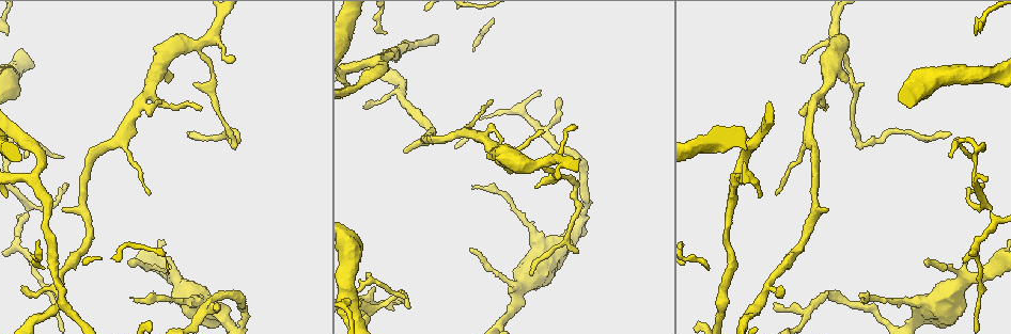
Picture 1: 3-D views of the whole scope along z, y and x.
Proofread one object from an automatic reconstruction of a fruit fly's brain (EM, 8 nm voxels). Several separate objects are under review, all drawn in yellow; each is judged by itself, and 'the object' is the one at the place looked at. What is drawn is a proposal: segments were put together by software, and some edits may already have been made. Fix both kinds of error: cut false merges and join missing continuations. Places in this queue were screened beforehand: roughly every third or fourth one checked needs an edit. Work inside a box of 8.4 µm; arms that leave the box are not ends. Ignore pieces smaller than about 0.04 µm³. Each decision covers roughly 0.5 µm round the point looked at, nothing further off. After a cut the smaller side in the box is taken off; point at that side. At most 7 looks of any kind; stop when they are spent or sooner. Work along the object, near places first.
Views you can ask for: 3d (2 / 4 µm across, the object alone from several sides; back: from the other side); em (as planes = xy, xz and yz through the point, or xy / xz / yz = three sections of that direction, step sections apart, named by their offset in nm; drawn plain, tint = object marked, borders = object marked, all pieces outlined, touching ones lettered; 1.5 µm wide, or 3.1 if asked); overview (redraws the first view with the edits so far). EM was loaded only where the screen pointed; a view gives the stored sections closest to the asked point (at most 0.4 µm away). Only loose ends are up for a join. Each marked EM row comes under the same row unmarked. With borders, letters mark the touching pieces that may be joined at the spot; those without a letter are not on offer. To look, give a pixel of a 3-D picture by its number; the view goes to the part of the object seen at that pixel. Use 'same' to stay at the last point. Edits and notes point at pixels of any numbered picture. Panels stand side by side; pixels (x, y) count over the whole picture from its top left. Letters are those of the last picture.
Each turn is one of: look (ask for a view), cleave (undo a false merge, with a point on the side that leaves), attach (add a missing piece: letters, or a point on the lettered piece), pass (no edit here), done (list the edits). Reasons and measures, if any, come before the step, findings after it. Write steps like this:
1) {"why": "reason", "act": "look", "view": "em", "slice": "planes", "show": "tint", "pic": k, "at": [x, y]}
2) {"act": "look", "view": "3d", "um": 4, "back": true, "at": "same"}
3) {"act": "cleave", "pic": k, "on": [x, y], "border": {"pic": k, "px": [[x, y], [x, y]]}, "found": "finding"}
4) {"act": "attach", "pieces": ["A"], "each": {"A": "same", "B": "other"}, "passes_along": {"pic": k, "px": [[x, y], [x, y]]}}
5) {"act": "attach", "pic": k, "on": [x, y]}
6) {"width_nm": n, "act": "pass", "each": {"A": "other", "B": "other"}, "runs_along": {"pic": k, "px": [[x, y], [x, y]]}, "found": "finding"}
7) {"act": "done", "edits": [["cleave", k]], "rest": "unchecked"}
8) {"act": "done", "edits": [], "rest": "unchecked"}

{"why": "arms part here", "act": "look", "view": "em", "slice": "planes", "show": "borders", "pic": 1, "at": [735, 174]}

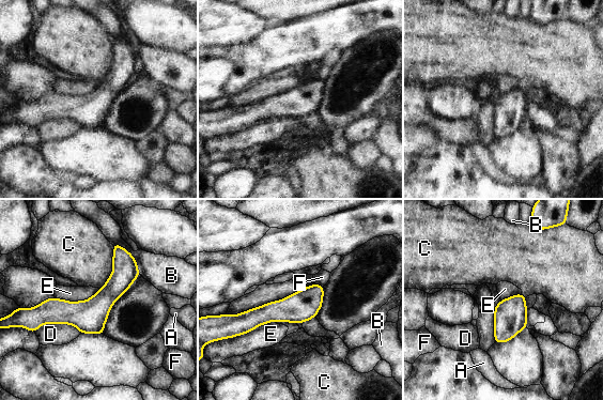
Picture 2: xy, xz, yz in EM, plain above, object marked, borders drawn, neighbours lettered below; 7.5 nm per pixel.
{"width_nm": 240, "act": "pass", "each": {"A": "other", "B": "other", "C": "other", "D": "other", "E": "other", "F": "other"}, "runs_along": {"pic": 2, "px": [[133, 261], [88, 312], [33, 313]]}, "found": "all the same cell"}

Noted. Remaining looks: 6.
{"act": "look", "view": "em", "slice": "planes", "show": "borders", "pic": 1, "at": [195, 82]}

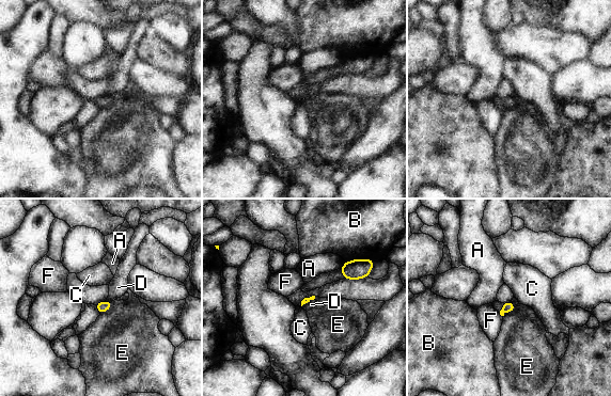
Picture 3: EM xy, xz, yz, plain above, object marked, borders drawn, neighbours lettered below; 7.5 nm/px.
{"act": "pass", "each": {"A": "other", "B": "other", "C": "other", "D": "other", "E": "other", "F": "other"}, "border": {"pic": 3, "px": [[315, 300], [310, 300], [301, 306]]}, "found": "none of them fits"}

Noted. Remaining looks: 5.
{"why": "free end", "act": "look", "view": "em", "slice": "planes", "show": "borders", "pic": 1, "at": [23, 285]}

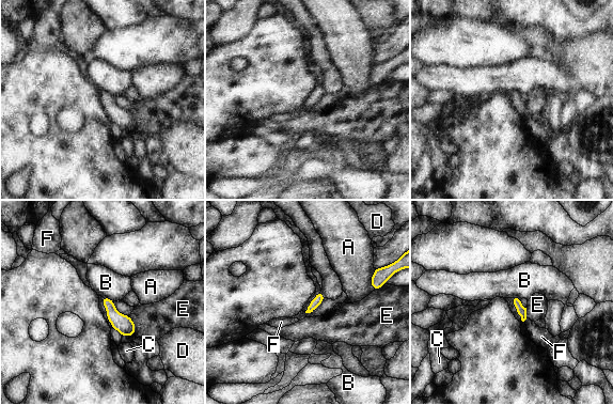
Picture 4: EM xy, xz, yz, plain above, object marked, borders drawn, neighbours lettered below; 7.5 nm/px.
{"act": "pass", "each": {"A": "other", "B": "other", "C": "other", "D": "other", "E": "other", "F": "other"}, "border": {"pic": 4, "px": [[101, 296], [107, 296], [113, 301]]}, "found": "no lettered piece goes on from it"}

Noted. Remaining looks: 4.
{"act": "done", "edits": [], "rest": "unchecked"}

